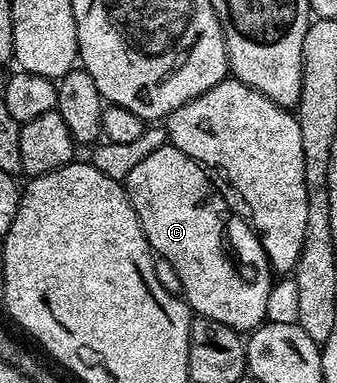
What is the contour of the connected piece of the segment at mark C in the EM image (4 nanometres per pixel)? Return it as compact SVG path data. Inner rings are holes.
M166 143L155 154L147 154L131 174L123 181L131 206L143 226L143 234L149 247L173 267L181 283L180 295L197 316L206 316L215 322L223 322L235 331L248 334L266 323L269 312L269 291L273 288L275 273L269 267L269 259L261 245L252 223L236 220L229 213L229 204L213 196L209 185L210 173L174 144Z

